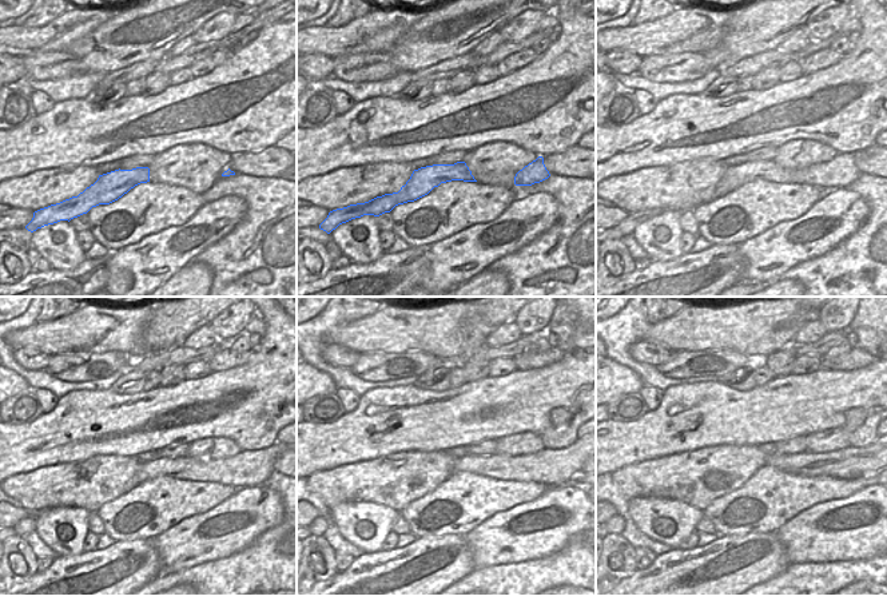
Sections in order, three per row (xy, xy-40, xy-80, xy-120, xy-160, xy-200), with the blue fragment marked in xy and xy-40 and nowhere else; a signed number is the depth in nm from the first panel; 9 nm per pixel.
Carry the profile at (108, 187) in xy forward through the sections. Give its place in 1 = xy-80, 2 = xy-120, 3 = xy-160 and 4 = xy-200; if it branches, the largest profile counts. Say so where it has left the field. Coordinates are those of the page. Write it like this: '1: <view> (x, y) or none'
1: xy-80 (840, 171)
2: xy-120 (249, 468)
3: xy-160 (552, 467)
4: xy-200 (850, 463)

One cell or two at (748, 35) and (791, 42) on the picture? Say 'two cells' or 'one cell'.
two cells

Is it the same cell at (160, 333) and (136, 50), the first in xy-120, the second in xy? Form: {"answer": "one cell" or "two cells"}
{"answer": "one cell"}

